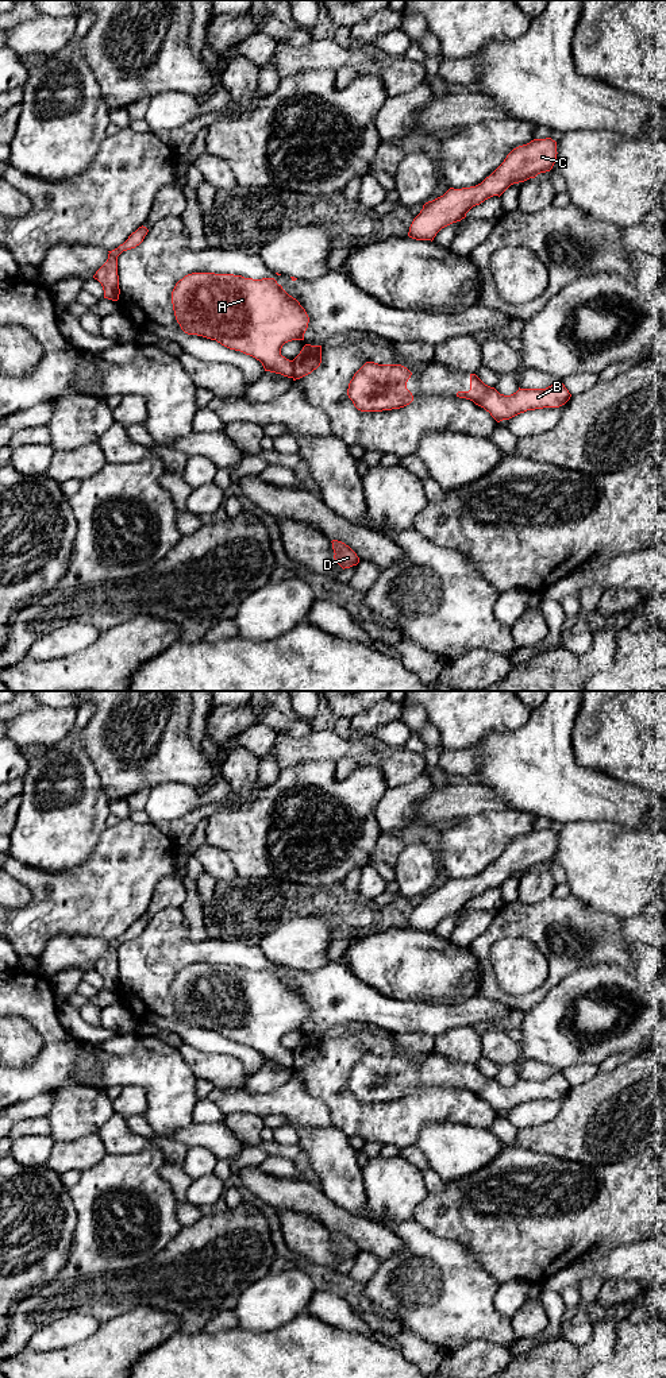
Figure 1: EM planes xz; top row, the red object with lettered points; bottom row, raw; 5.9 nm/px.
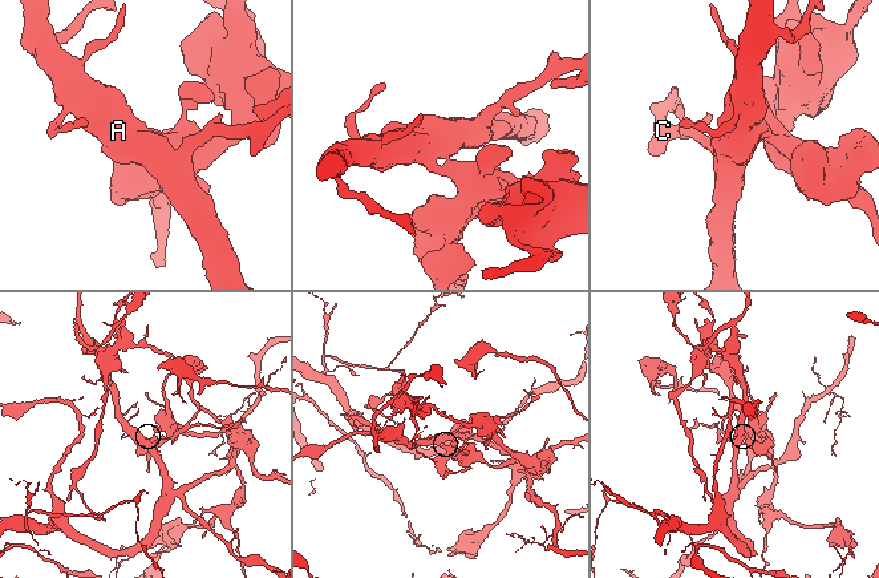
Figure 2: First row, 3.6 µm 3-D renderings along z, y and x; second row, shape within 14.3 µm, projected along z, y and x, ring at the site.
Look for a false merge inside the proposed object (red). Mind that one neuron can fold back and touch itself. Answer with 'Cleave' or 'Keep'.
Cleave

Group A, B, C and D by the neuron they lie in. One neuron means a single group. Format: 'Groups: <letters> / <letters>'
Groups: A C / B D

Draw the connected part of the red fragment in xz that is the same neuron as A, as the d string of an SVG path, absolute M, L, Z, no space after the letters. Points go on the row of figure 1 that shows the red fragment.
M192 273L176 283L172 304L185 333L216 340L230 350L250 355L262 363L265 371L293 377L294 363L281 355L281 348L288 341L304 340L309 317L274 278Z

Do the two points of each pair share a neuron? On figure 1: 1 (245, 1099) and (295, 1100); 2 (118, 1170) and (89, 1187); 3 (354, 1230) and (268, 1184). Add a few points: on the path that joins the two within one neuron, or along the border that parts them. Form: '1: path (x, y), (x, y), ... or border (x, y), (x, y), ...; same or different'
1: path (257, 1101), (283, 1101); same
2: path (111, 1177), (106, 1182), (96, 1182); same
3: path (332, 1218), (310, 1199), (289, 1193); same

